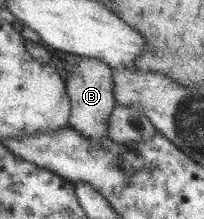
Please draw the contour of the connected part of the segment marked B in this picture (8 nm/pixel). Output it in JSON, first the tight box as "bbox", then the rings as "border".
{"bbox":[65,56,116,142],"border":[[[84,56],[74,57],[72,60],[80,60],[80,64],[66,66],[69,75],[65,80],[65,91],[70,103],[67,126],[86,136],[88,140],[101,142],[108,137],[108,119],[116,105],[112,92],[114,70],[99,60]]]}

